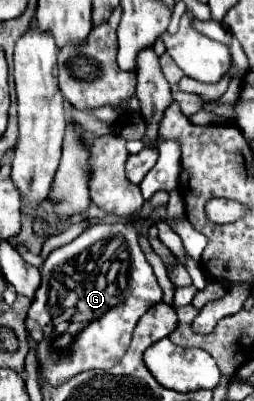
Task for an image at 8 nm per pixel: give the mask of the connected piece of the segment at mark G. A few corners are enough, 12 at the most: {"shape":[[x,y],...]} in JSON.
{"shape":[[133,223],[51,251],[39,383],[117,365],[161,295]]}

